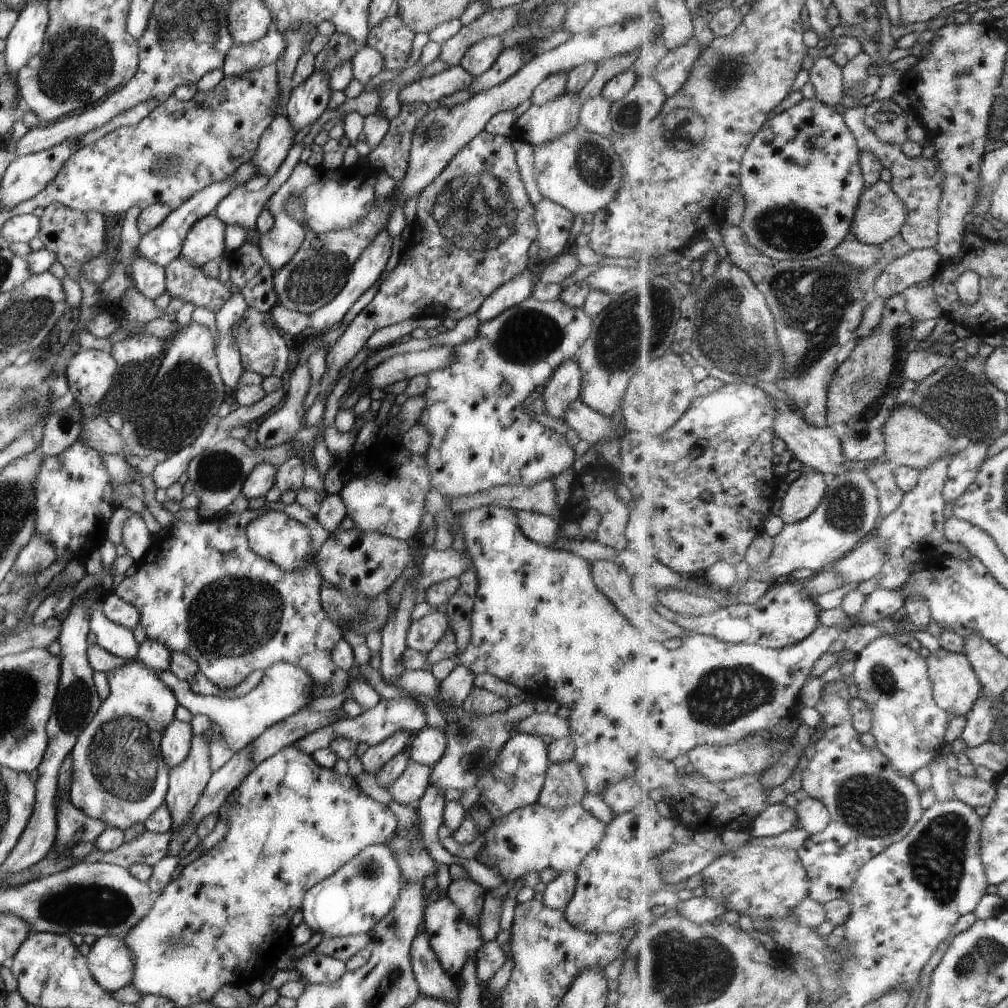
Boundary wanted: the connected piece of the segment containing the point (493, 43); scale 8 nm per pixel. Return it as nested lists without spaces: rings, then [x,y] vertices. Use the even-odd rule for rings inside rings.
[[[501,35],[485,36],[467,48],[457,63],[472,77],[481,74],[502,51]]]

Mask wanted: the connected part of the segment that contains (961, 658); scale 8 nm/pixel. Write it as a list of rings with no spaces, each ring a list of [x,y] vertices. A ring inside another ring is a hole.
[[[941,646],[940,649],[931,651],[926,658],[931,682],[934,686],[934,697],[938,705],[951,716],[966,716],[977,705],[978,698],[983,694],[982,682],[978,673],[965,653],[948,651]]]

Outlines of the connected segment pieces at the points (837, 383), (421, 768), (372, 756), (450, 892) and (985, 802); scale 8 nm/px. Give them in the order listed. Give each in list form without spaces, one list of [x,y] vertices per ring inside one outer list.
[[[902,293],[885,300],[880,322],[876,327],[879,329],[879,332],[877,334],[873,332],[868,337],[858,340],[850,356],[834,372],[832,381],[828,386],[828,425],[830,427],[839,423],[849,422],[854,416],[861,416],[869,404],[873,404],[875,400],[879,400],[881,396],[885,396],[887,386],[889,386],[891,376],[893,376],[895,356],[897,356],[897,344],[895,344],[897,340],[893,338],[893,334],[895,334],[893,329],[899,326],[898,318],[902,313],[905,314],[905,310],[907,311],[905,307],[905,296]]]
[[[409,760],[403,772],[386,788],[392,800],[400,805],[414,805],[430,783],[431,767]]]
[[[406,730],[395,731],[381,742],[370,745],[358,758],[362,764],[361,770],[375,776],[392,756],[407,749],[412,735]]]
[[[464,878],[451,881],[445,896],[459,907],[464,919],[477,924],[484,894],[485,892],[478,884]]]
[[[961,775],[952,782],[954,798],[963,801],[973,808],[979,806],[990,806],[997,799],[998,789],[989,782],[975,776]]]

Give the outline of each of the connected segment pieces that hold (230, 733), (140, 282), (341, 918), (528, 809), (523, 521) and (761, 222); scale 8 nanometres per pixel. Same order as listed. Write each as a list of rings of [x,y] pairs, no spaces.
[[[281,662],[273,663],[264,669],[259,684],[248,694],[234,699],[194,693],[187,681],[177,678],[168,668],[154,670],[154,673],[165,686],[173,691],[178,704],[185,706],[191,715],[208,716],[212,722],[217,724],[225,746],[233,753],[245,748],[268,726],[296,713],[305,704],[315,699],[315,693],[319,693],[318,687],[312,686],[311,677],[301,667]]]
[[[135,250],[129,268],[132,284],[145,298],[154,300],[165,290],[164,267],[140,257]]]
[[[390,838],[383,844],[366,846],[331,876],[304,892],[300,904],[302,921],[313,933],[322,934],[328,939],[367,933],[394,905],[404,881],[394,855],[389,850],[389,841]]]
[[[535,802],[492,819],[491,825],[482,832],[482,847],[474,859],[494,869],[503,879],[517,879],[529,870],[538,873],[547,867],[558,873],[573,871],[585,854],[601,840],[605,827],[604,822],[591,816],[579,803],[553,810]]]
[[[524,510],[515,511],[516,520],[521,532],[535,544],[548,546],[557,536],[558,520],[537,513],[527,513]]]
[[[816,96],[812,99],[802,99],[796,105],[769,119],[755,135],[754,140],[751,141],[750,148],[746,150],[746,154],[742,160],[741,178],[743,178],[743,182],[741,182],[741,190],[739,192],[742,194],[745,202],[745,211],[739,227],[743,229],[743,232],[749,239],[749,243],[760,253],[778,261],[814,259],[825,256],[827,253],[835,250],[845,238],[849,238],[855,213],[858,212],[863,191],[867,187],[860,165],[860,156],[862,153],[858,147],[858,139],[855,138],[850,127],[846,125],[846,119],[842,114],[842,110],[824,103]]]

